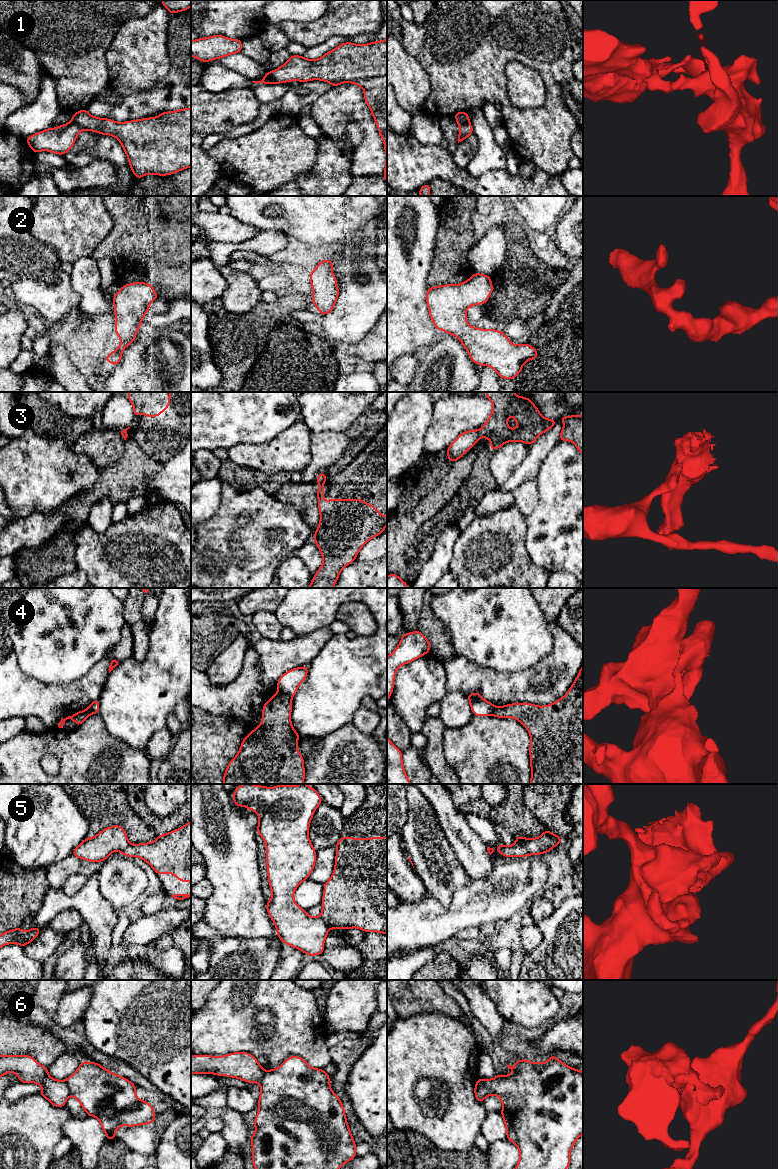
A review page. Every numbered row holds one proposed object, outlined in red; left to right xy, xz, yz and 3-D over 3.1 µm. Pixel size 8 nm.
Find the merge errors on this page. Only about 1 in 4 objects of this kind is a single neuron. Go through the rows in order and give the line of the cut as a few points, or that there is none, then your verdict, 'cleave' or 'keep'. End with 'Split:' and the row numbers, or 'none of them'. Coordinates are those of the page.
1: xy (72, 119), (82, 129) | cleave
2: no cut | keep
3: yz (478, 430), (482, 435) | cleave
4: xz (278, 689), (291, 697) | cleave
5: yz (516, 840), (531, 854) | cleave
6: yz (479, 1079), (490, 1094) | cleave
Split: 1, 3, 4, 5, 6

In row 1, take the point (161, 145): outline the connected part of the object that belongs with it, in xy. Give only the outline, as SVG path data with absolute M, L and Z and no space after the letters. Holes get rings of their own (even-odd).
M191 108L162 112L158 117L116 122L94 117L86 109L72 115L82 130L111 135L118 139L127 155L129 165L137 179L146 174L171 175L191 167Z

